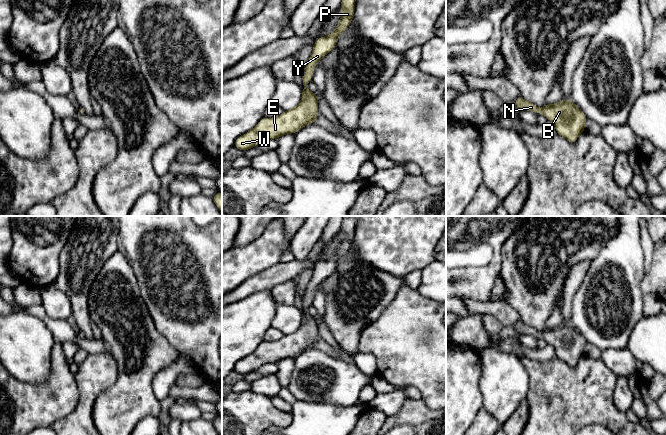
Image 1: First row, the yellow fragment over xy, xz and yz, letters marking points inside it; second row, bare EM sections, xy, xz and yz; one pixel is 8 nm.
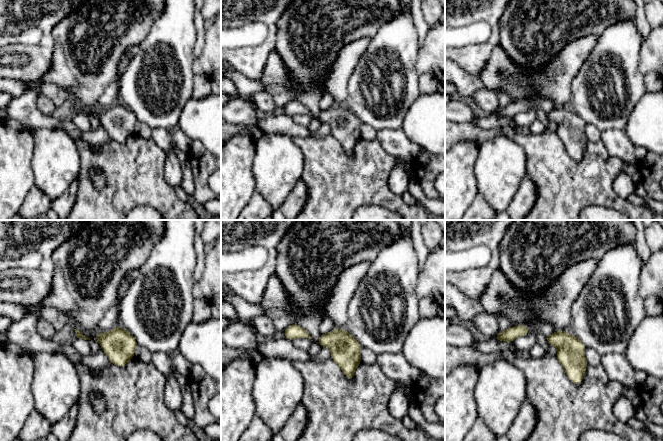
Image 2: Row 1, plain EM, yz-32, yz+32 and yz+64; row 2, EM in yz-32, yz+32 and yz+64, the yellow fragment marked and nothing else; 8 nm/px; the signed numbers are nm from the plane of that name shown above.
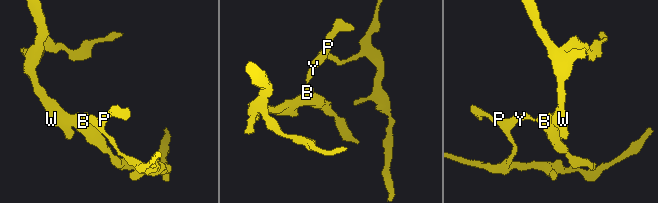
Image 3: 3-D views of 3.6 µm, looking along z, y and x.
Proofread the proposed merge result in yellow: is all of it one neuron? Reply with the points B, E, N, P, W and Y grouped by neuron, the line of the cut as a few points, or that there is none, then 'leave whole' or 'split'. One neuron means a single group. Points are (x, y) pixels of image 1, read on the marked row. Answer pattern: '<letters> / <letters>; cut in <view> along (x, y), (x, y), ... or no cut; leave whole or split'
B E N P W Y; no cut; leave whole

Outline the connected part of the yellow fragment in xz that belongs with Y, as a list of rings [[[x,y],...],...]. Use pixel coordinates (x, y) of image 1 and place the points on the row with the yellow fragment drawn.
[[[342,0],[341,19],[335,31],[327,36],[320,37],[313,43],[313,51],[307,61],[305,69],[302,71],[304,88],[300,103],[293,109],[284,111],[281,115],[262,118],[259,123],[247,133],[239,136],[234,146],[239,150],[249,150],[268,139],[278,139],[279,137],[291,133],[295,134],[308,124],[316,123],[319,114],[318,97],[305,86],[311,82],[315,65],[325,55],[332,51],[337,43],[338,37],[345,31],[353,21],[356,0]]]

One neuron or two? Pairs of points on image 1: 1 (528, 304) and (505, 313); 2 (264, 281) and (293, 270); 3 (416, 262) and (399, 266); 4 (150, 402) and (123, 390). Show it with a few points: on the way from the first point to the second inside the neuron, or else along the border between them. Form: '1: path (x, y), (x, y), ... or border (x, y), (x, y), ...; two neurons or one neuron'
1: border (504, 288), (502, 299), (518, 313), (520, 319); two neurons
2: path (271, 277), (286, 271); one neuron
3: path (412, 262), (403, 262); one neuron
4: path (143, 402), (130, 397); one neuron

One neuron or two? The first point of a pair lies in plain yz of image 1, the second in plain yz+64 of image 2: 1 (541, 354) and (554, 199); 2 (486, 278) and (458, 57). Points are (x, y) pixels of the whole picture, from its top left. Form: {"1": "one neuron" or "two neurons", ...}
{"1": "two neurons", "2": "one neuron"}

